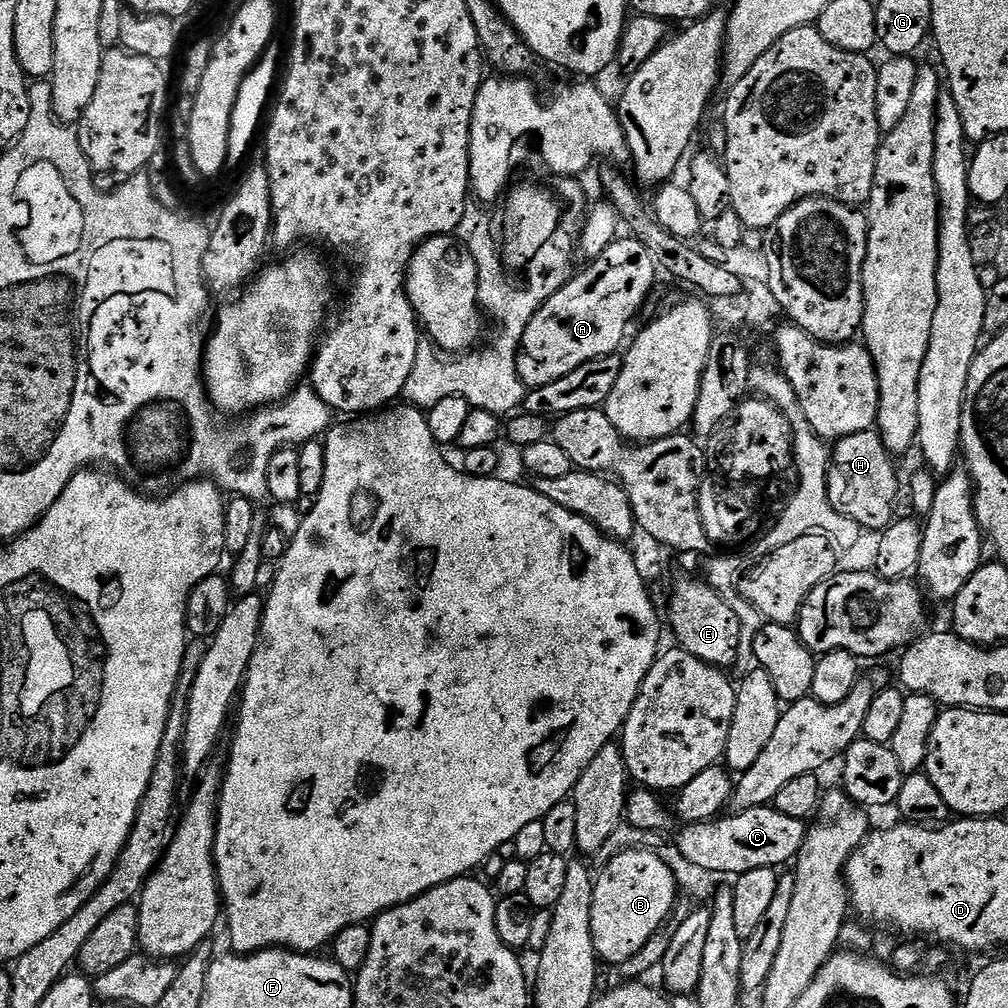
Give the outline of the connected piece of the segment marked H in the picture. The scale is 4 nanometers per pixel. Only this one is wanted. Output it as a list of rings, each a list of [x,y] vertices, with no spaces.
[[[879,431],[850,434],[835,441],[828,465],[828,497],[830,506],[834,506],[838,514],[858,522],[861,529],[883,530],[897,515],[896,499],[899,496],[902,496],[902,476],[893,453],[884,445]]]

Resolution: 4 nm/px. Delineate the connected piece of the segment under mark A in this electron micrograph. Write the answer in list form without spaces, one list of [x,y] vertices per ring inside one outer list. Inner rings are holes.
[[[634,238],[627,239],[613,240],[600,256],[589,263],[592,264],[589,268],[581,272],[579,269],[562,290],[536,309],[526,326],[520,352],[516,356],[520,380],[529,389],[546,386],[594,358],[621,351],[624,335],[651,294],[658,273],[656,259],[650,250]]]

